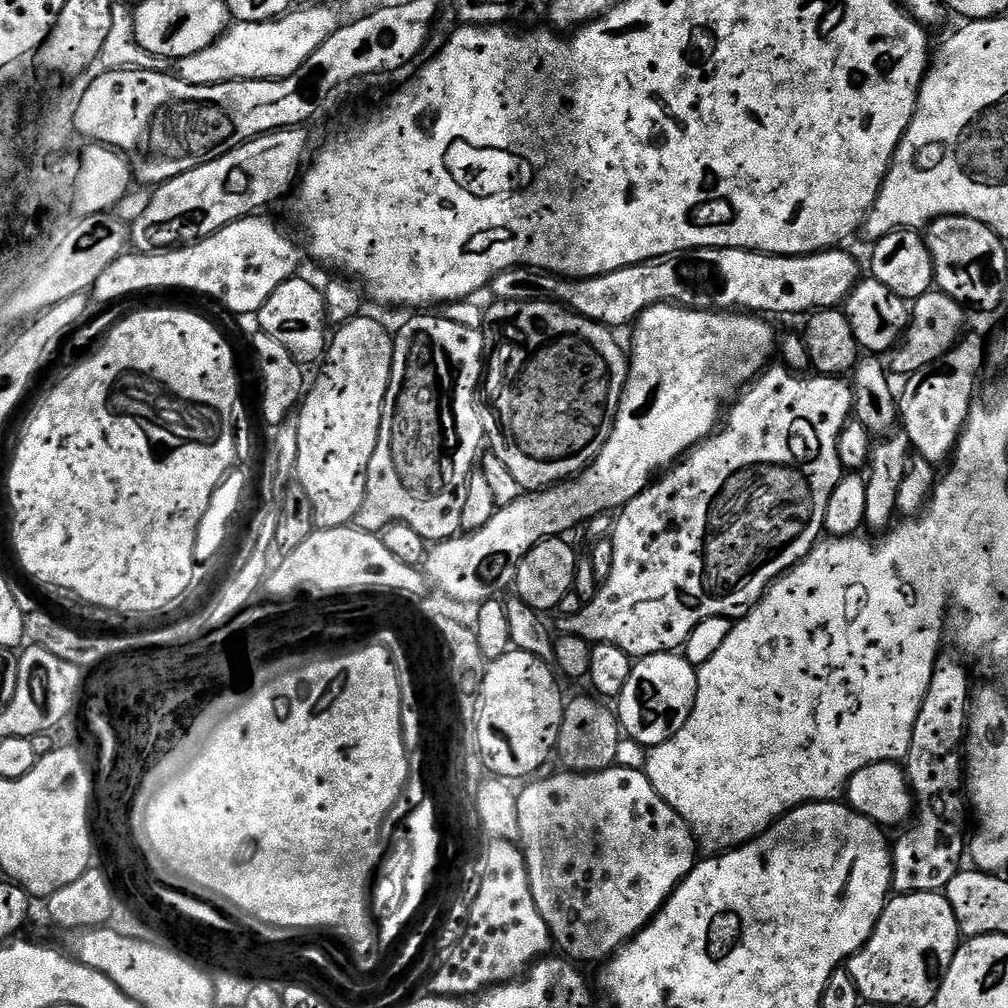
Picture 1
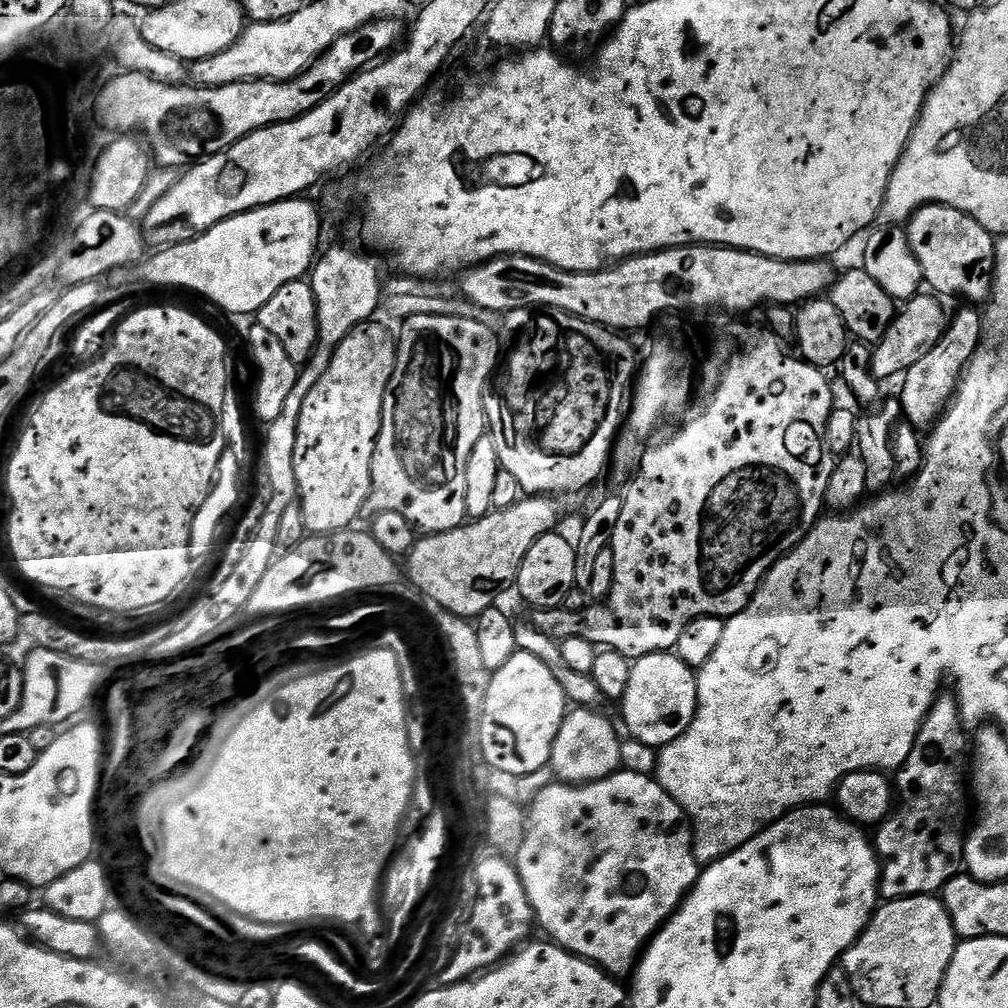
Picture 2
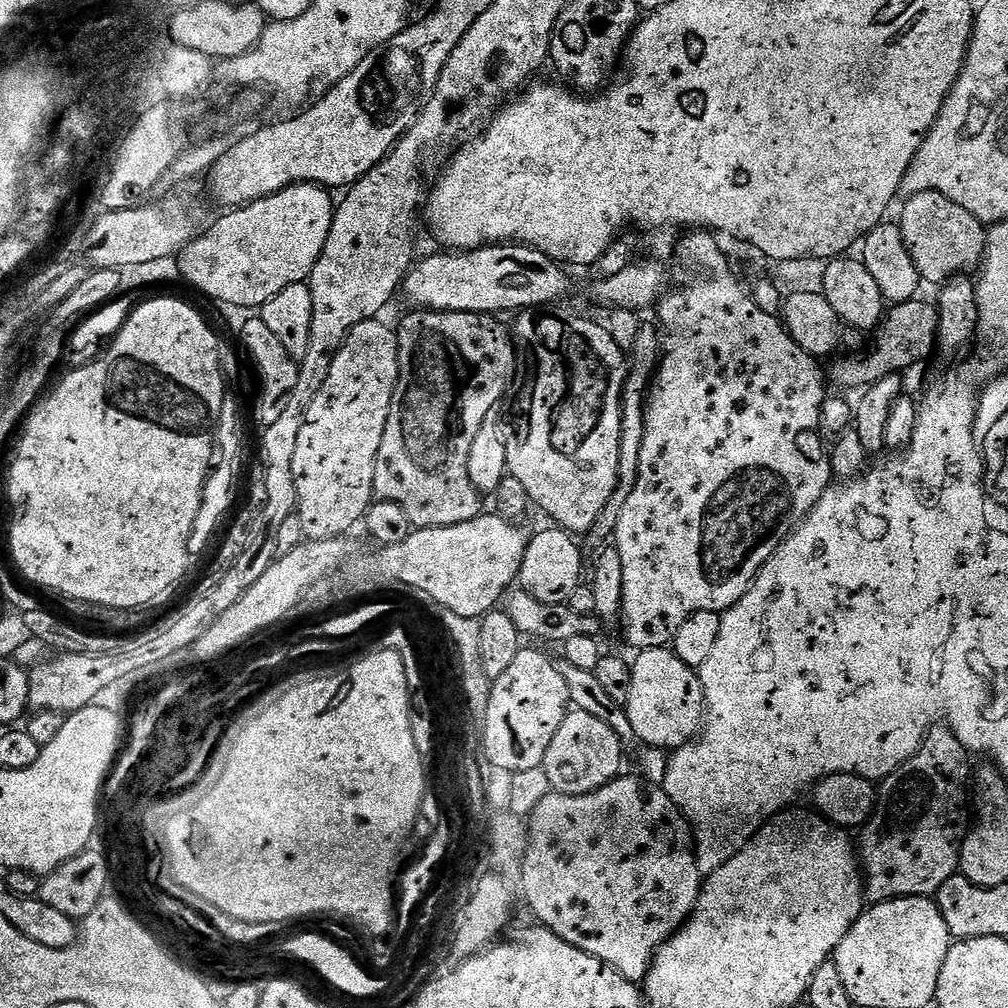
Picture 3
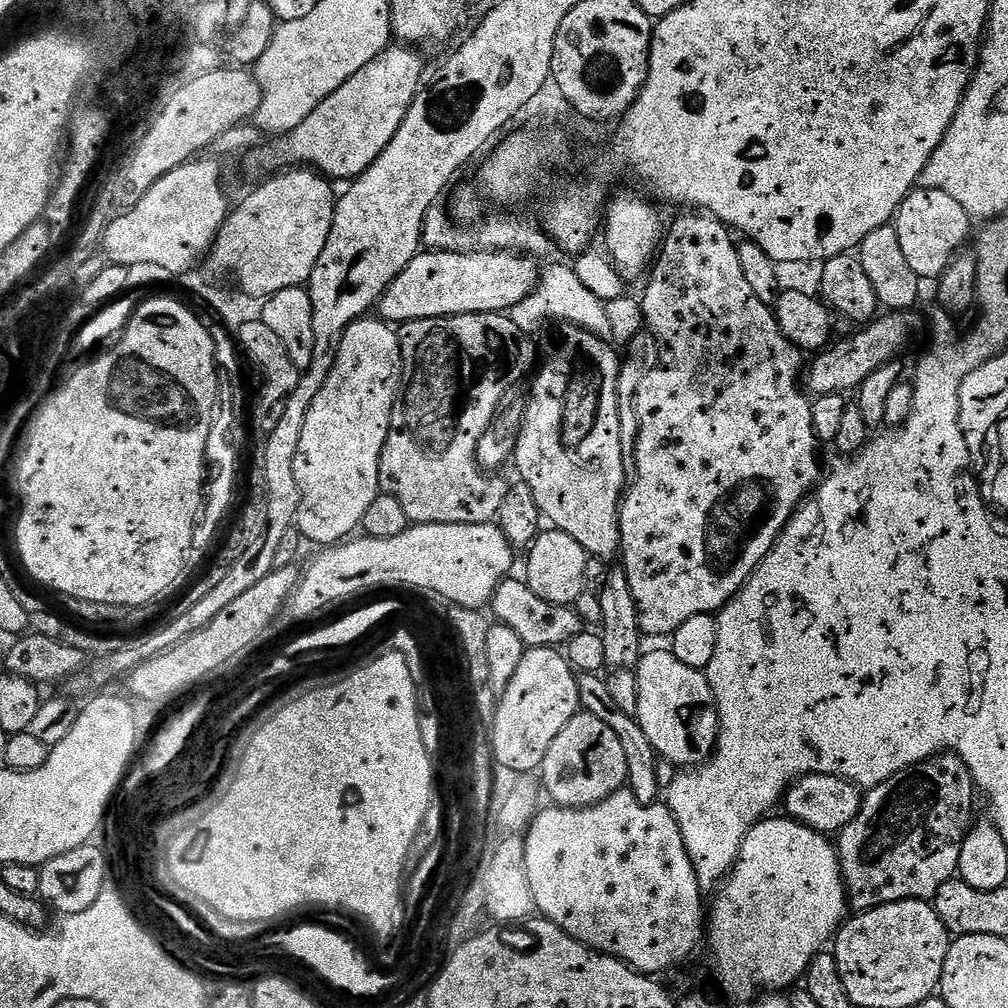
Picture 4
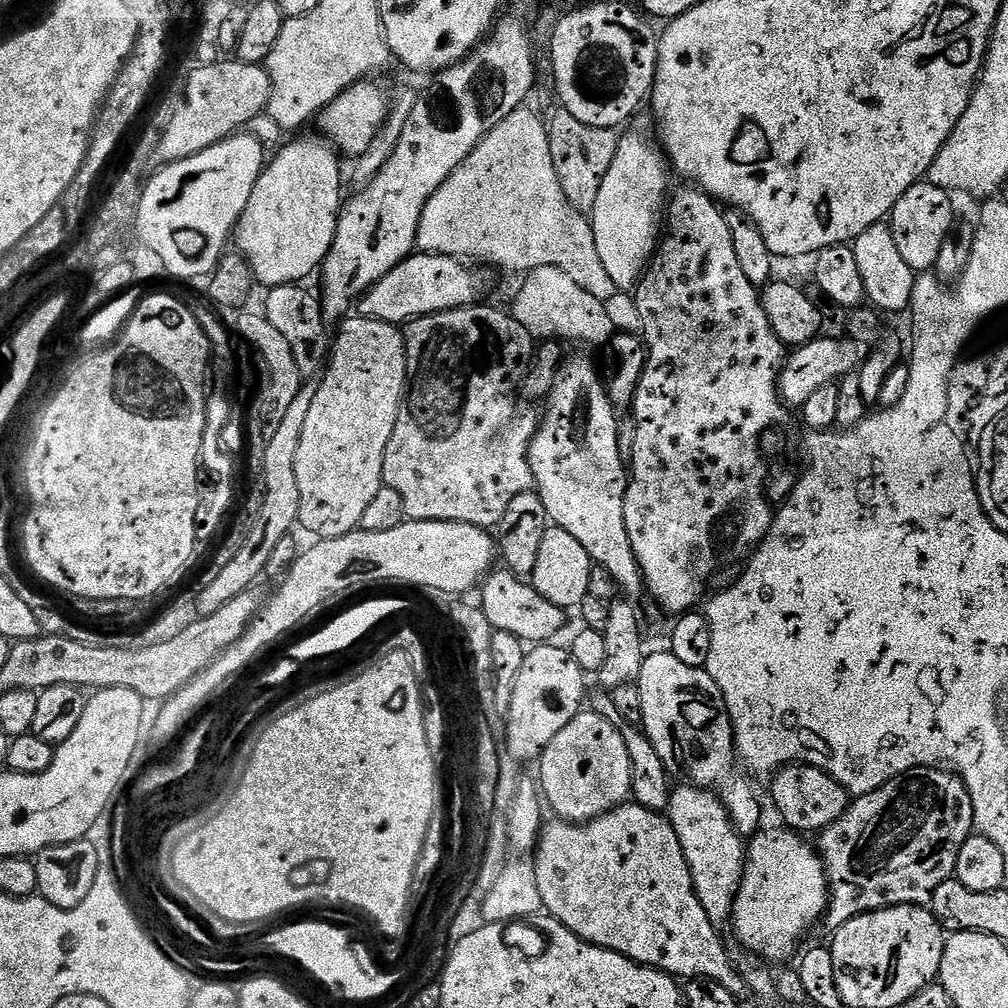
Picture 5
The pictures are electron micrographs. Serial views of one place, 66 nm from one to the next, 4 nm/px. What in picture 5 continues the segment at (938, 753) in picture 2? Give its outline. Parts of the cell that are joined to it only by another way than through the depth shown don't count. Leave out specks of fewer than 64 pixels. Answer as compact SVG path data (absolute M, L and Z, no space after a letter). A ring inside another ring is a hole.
M939 767L915 768L890 782L886 782L881 788L870 794L855 797L849 803L846 814L842 814L842 818L838 822L831 824L826 831L819 833L818 836L818 840L820 840L818 851L824 861L824 872L828 876L828 911L824 914L823 927L826 926L829 930L835 930L862 914L877 912L883 908L893 908L903 904L931 905L934 890L938 890L938 886L942 886L942 882L953 879L958 854L962 854L962 846L966 846L966 842L969 836L973 835L973 832L972 799L960 777L951 770L941 770Z

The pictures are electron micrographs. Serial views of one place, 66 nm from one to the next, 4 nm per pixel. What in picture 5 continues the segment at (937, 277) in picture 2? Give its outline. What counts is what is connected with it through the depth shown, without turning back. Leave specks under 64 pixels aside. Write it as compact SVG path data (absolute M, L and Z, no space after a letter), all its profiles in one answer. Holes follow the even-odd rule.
M921 182L910 186L902 198L894 206L890 217L890 227L894 234L894 243L902 253L906 266L910 266L917 274L928 274L938 262L938 250L942 250L942 242L946 242L946 234L954 227L954 213L949 191L929 182Z

